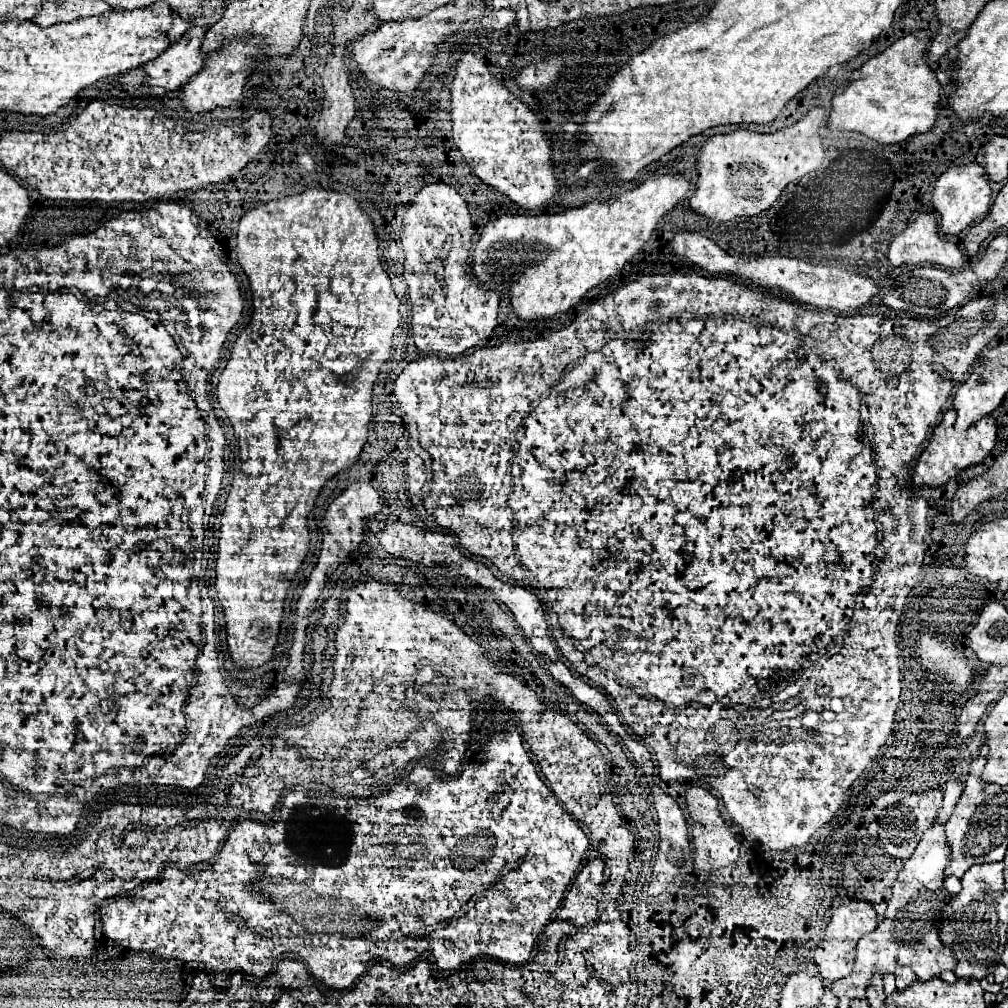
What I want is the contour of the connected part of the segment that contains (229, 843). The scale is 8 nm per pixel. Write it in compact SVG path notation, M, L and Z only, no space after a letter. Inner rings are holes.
M512 724L508 726L506 732L494 734L492 740L484 744L484 762L482 764L470 762L456 776L438 776L438 774L434 774L430 764L416 762L414 770L410 772L410 776L406 776L404 782L392 786L392 790L388 794L372 794L370 798L342 798L326 788L322 788L322 790L288 790L282 798L282 806L276 812L276 822L272 822L270 826L264 826L256 820L244 820L244 822L236 822L232 828L236 828L236 832L226 838L226 842L220 850L220 861L212 865L212 868L206 872L188 872L188 870L182 872L174 866L168 866L168 868L164 868L164 872L156 880L144 882L138 888L104 902L100 908L104 936L112 939L117 945L135 952L146 951L146 954L162 954L162 958L182 958L182 962L200 962L206 970L214 970L214 978L226 978L226 974L242 974L244 978L270 978L274 974L274 960L278 960L282 956L294 956L294 958L300 958L304 964L308 964L310 972L320 982L324 982L328 988L346 990L362 974L366 974L366 966L370 966L370 962L378 962L378 954L382 954L382 950L378 950L378 942L386 942L386 938L402 938L404 930L408 930L410 926L414 926L418 922L418 874L426 874L426 870L438 870L438 866L446 866L446 862L450 862L450 858L454 858L454 850L458 850L458 838L462 838L462 834L474 834L474 830L486 830L486 834L490 834L490 838L494 838L494 850L490 850L490 858L486 858L486 862L482 862L482 870L478 870L478 874L474 874L474 878L478 880L478 902L474 902L474 906L470 906L470 910L466 910L466 914L462 914L462 918L454 918L454 922L450 922L450 926L446 926L446 930L434 930L434 934L430 934L430 938L422 938L422 942L414 942L414 946L418 946L418 954L414 954L414 958L410 958L410 964L420 960L420 958L426 958L432 966L436 966L438 972L456 970L462 964L466 964L474 958L480 958L480 956L496 958L496 960L508 962L508 964L522 964L528 960L540 930L548 924L548 920L552 918L556 908L560 908L564 892L570 886L570 882L572 882L576 870L580 868L580 864L588 852L588 846L590 846L588 836L574 822L574 818L562 808L562 804L558 802L554 792L546 786L546 782L538 776L536 766L530 762L526 750L522 746L522 738ZM478 926L484 926L490 930L466 932L466 928L478 928Z

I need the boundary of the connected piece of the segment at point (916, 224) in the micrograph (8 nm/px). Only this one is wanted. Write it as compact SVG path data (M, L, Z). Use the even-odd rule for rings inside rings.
M920 214L892 244L888 258L894 266L938 264L944 268L962 268L966 256L950 240L938 236L938 222L934 214Z

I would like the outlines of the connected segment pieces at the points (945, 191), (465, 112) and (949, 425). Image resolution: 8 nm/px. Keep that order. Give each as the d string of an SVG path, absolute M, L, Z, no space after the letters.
M968 164L968 166L952 166L948 168L934 186L934 198L932 204L940 216L940 230L948 236L960 234L966 226L970 226L974 220L978 220L982 214L990 210L990 184L988 184L986 170L980 164Z
M464 52L456 68L456 78L452 84L452 136L456 146L462 150L462 156L472 164L472 172L486 184L494 186L498 192L512 198L524 210L544 208L558 190L558 180L554 176L554 166L550 160L550 142L542 132L540 122L534 112L520 102L502 80L498 80L486 62L480 62L474 54Z
M950 408L944 414L942 422L934 428L930 442L926 444L924 452L920 454L920 458L916 462L916 468L912 474L912 480L916 486L944 486L960 470L982 462L992 452L992 448L996 444L996 430L998 430L998 422L994 416L982 416L968 430L956 430L954 422L956 422L956 410Z

